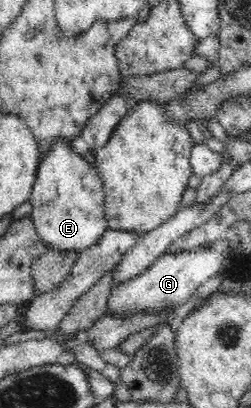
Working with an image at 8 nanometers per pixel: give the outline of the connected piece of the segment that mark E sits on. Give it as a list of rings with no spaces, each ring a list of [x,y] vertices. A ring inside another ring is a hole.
[[[70,141],[53,143],[41,156],[28,201],[33,206],[30,217],[47,247],[80,253],[108,229],[102,179],[95,167],[72,149]]]

